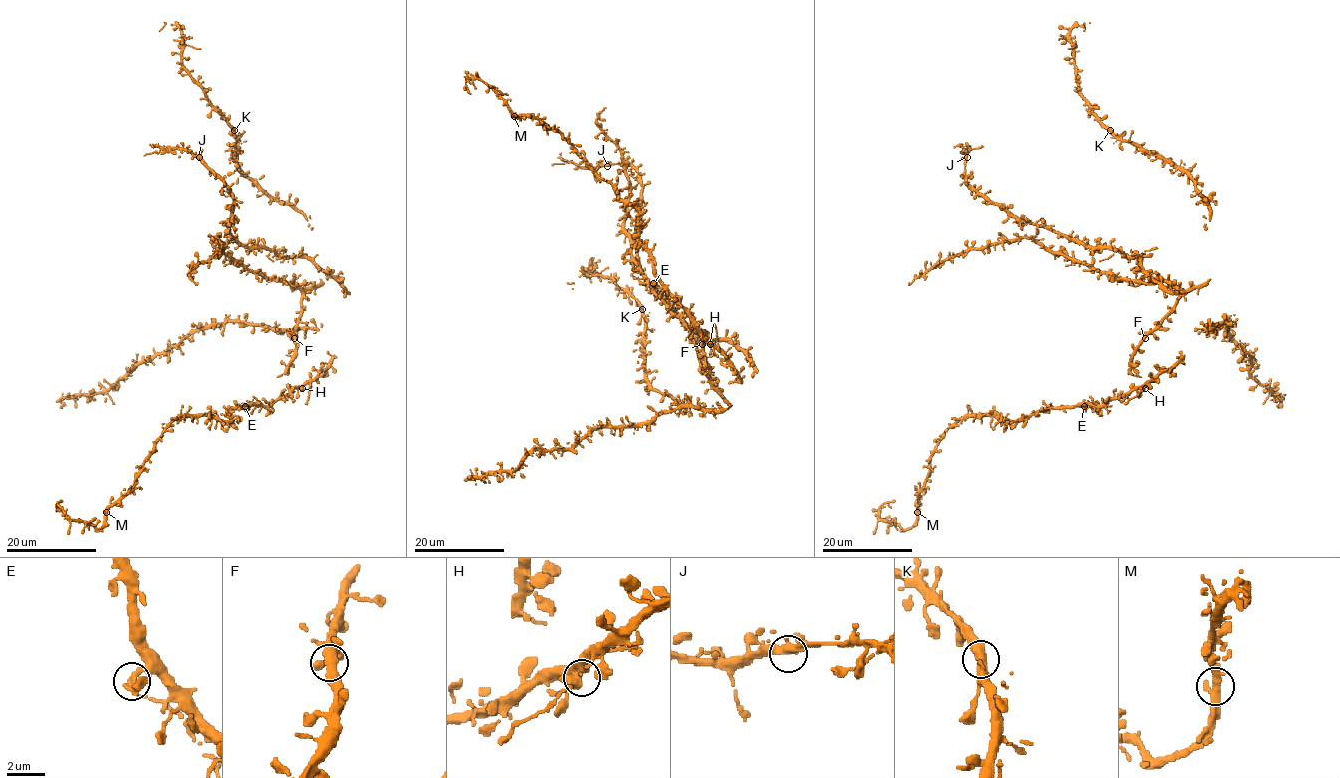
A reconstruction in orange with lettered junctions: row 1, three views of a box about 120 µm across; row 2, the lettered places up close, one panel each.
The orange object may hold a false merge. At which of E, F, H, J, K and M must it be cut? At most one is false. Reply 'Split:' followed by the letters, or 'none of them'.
Split: none of them

